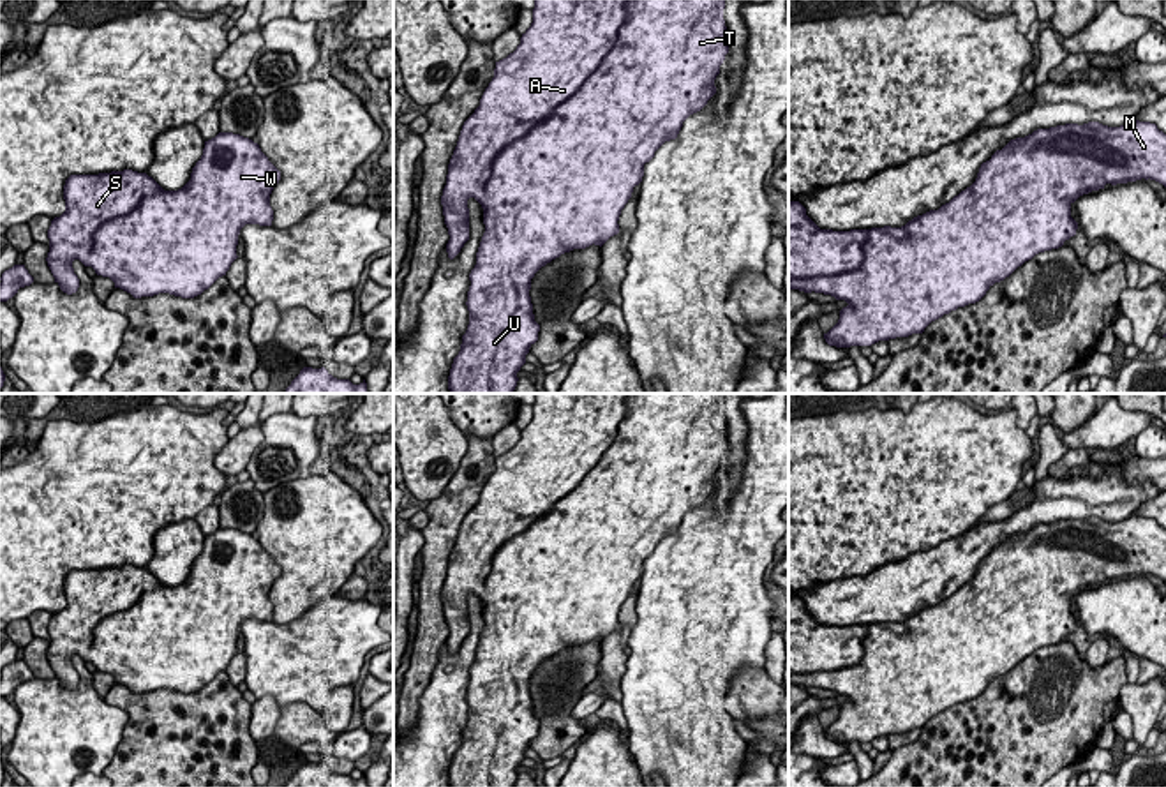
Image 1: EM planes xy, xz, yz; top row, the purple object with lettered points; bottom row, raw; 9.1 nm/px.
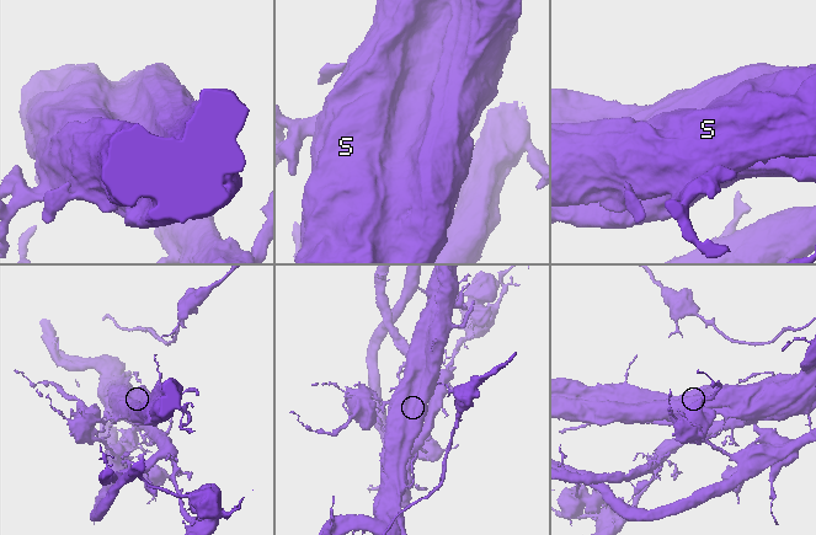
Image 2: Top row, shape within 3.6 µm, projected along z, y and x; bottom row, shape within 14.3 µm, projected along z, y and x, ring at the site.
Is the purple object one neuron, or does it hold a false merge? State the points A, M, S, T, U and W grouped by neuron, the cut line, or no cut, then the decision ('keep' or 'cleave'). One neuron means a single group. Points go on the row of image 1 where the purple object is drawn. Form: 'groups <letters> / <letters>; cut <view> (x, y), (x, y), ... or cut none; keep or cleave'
groups A M S T U W; cut none; keep

